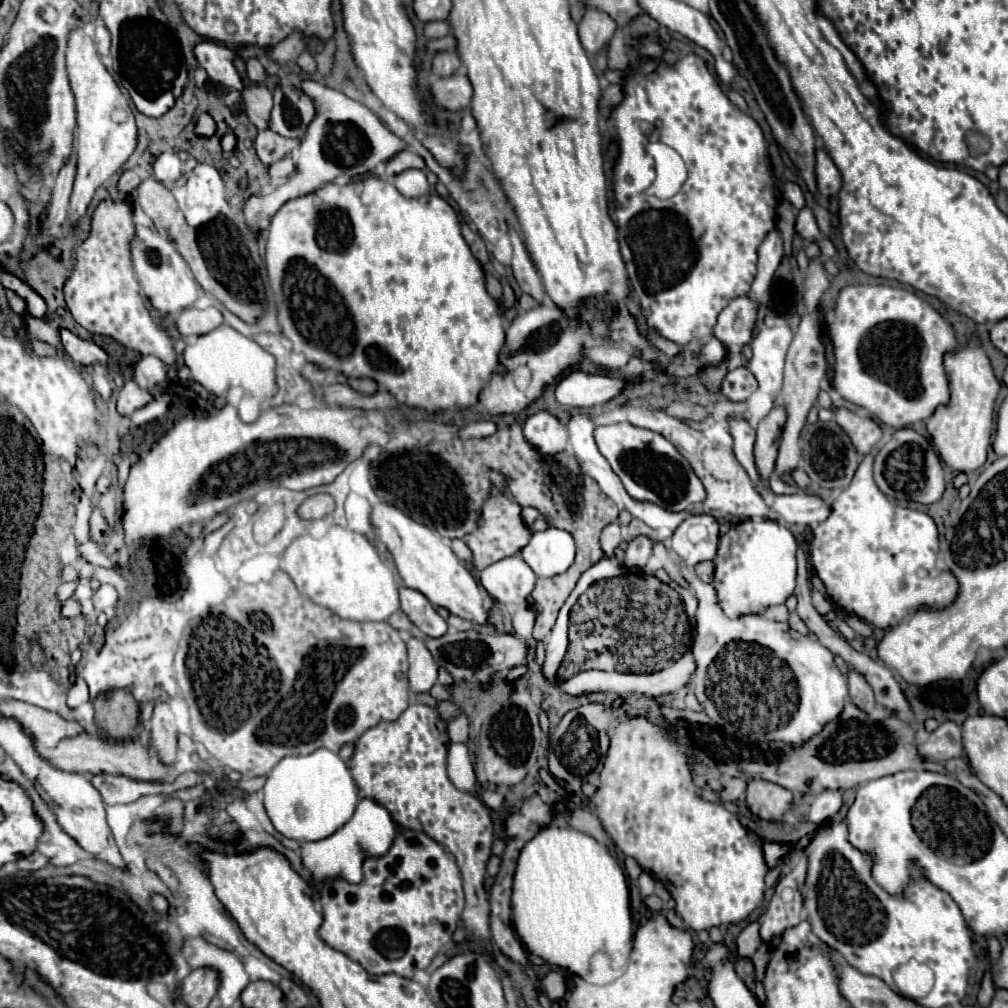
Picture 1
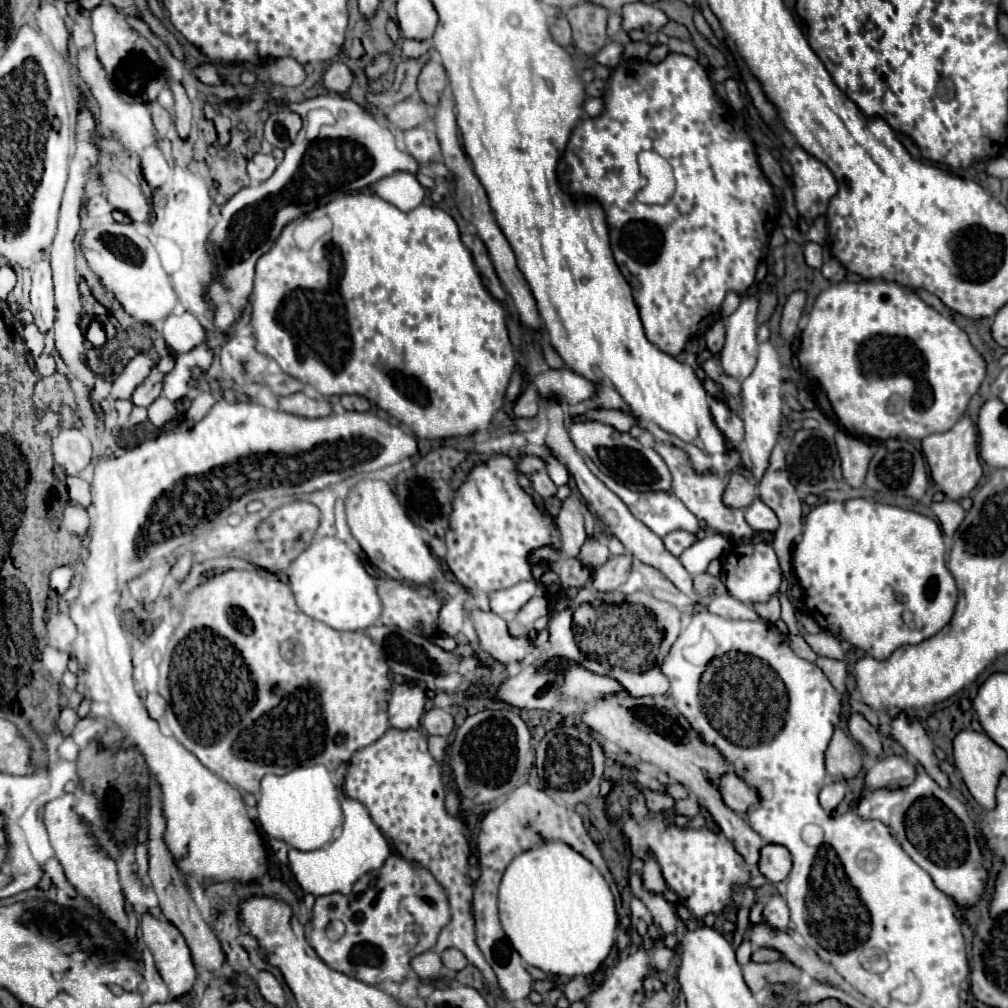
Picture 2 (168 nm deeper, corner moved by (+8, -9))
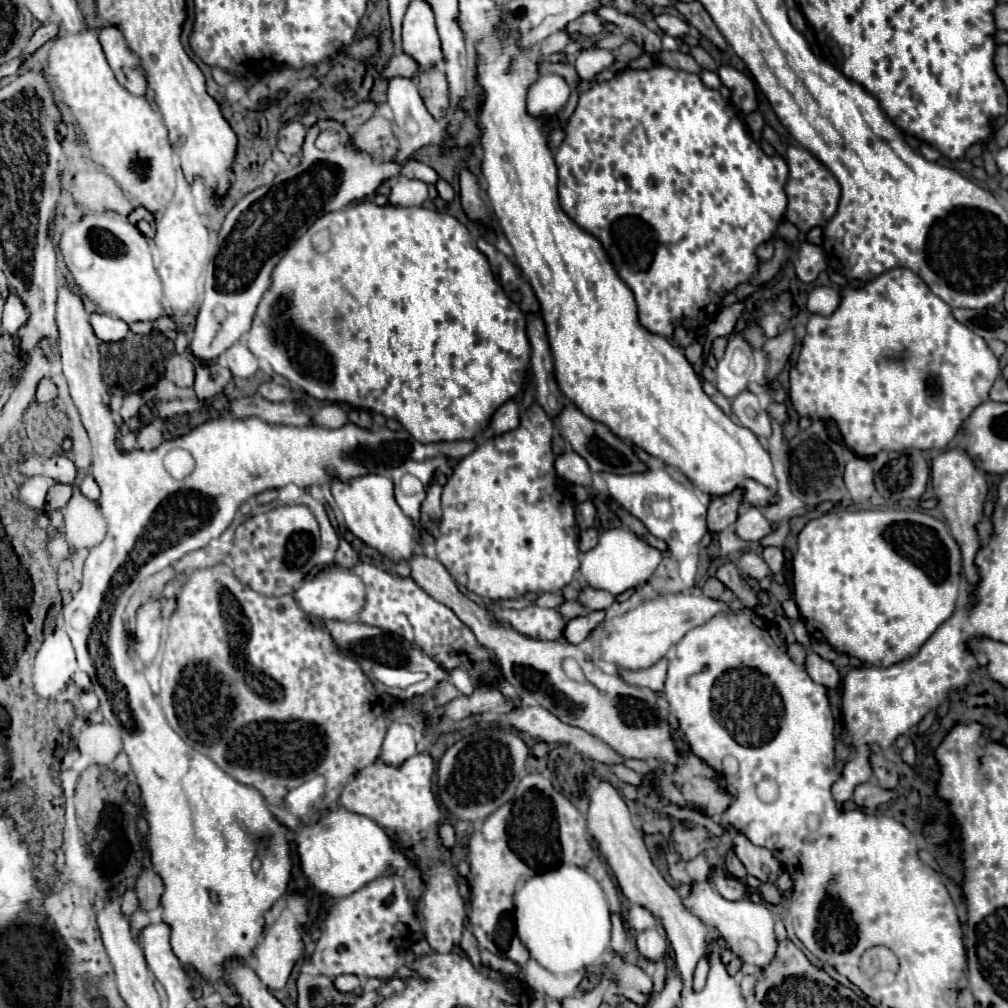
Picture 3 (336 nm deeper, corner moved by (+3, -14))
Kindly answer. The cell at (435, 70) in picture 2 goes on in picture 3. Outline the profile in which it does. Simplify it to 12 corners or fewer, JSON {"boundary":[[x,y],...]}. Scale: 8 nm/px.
{"boundary":[[442,69],[418,75],[418,89],[434,119],[450,111],[448,81]]}

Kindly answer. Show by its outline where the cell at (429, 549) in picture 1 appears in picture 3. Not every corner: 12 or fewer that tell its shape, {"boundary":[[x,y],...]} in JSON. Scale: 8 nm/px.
{"boundary":[[374,473],[330,491],[354,537],[400,561],[416,527]]}

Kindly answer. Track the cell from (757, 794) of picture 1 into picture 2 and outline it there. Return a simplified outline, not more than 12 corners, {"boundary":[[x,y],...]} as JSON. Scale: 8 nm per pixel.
{"boundary":[[733,770],[721,796],[737,814],[759,804],[759,794]]}

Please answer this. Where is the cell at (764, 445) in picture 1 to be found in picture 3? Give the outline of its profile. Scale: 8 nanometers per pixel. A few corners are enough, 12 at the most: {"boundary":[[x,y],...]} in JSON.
{"boundary":[[742,489],[712,497],[706,513],[708,531],[734,525]]}

